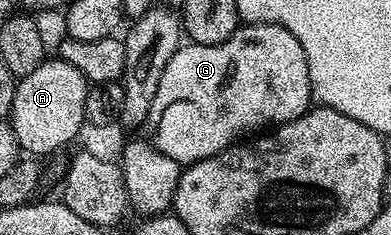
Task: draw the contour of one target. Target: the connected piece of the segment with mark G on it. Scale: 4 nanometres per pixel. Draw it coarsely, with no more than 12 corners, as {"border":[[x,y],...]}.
{"border":[[244,24],[166,62],[146,128],[187,166],[309,111],[302,42]]}

